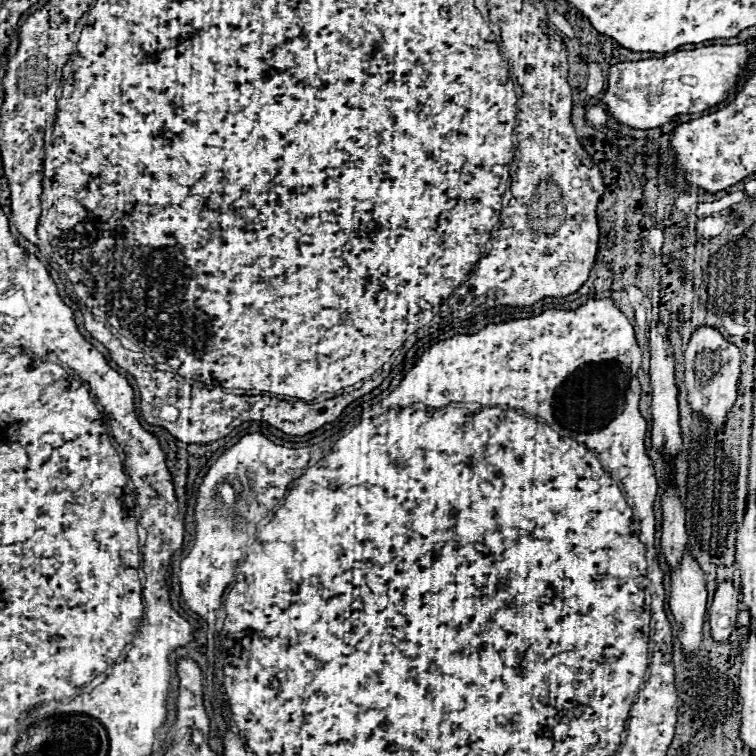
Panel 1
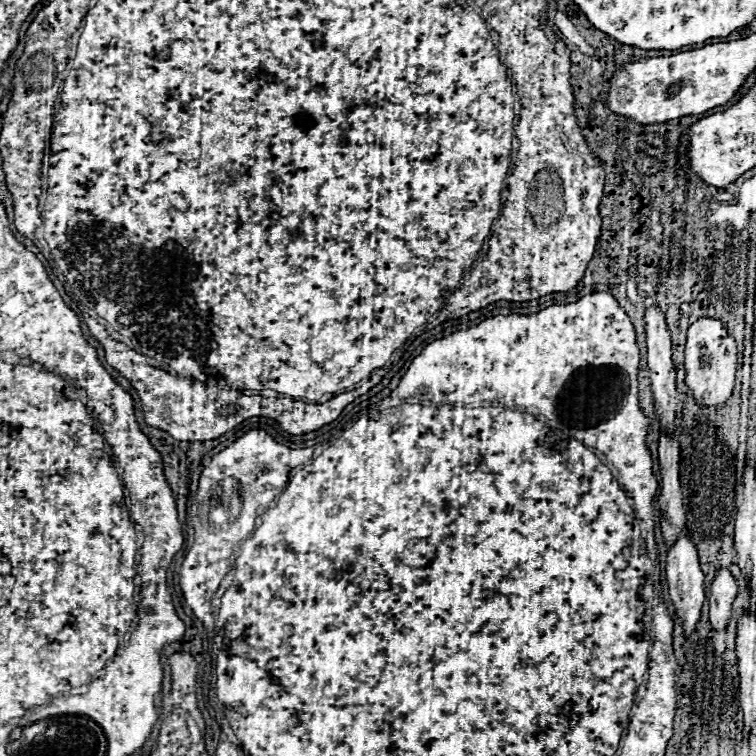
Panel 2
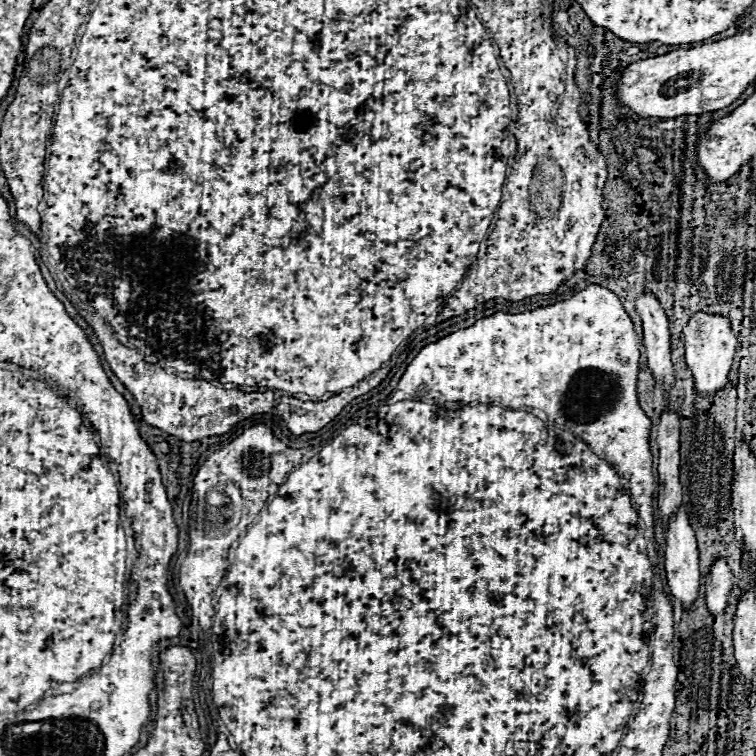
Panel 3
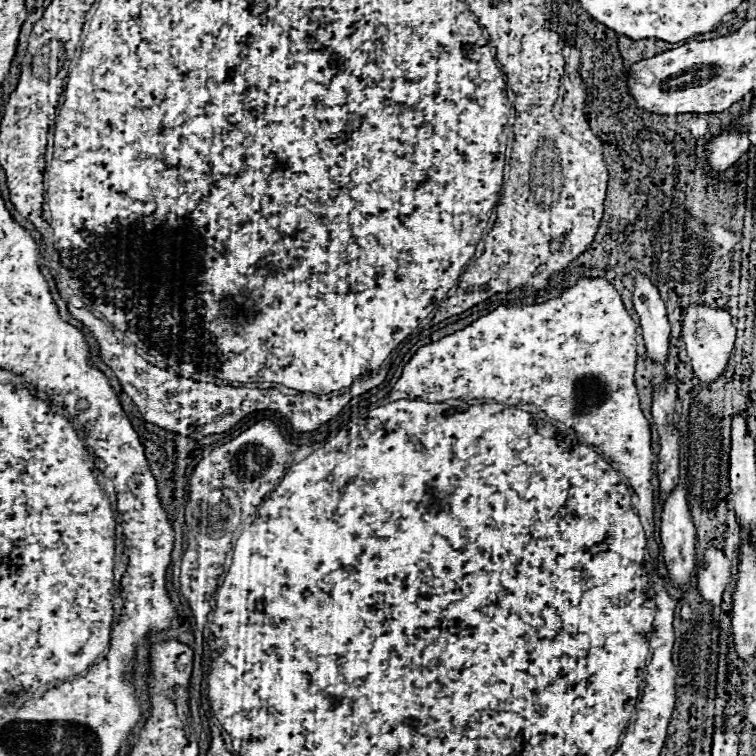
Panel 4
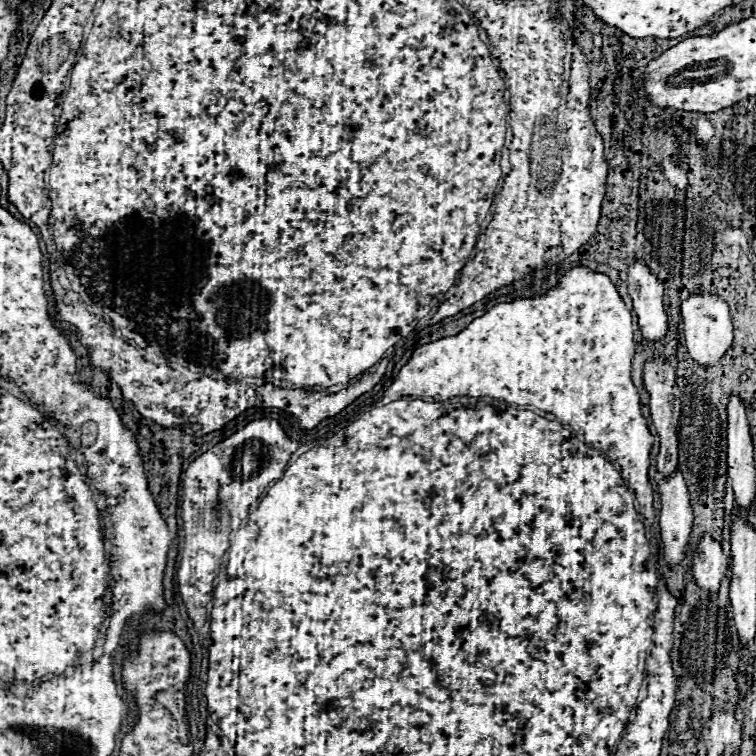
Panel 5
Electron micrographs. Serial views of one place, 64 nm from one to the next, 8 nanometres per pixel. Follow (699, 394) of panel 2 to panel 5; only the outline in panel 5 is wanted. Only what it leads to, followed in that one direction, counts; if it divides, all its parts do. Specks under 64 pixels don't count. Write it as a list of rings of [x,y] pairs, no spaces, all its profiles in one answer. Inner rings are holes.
[[[706,294],[690,296],[688,300],[682,302],[682,320],[684,320],[682,324],[684,340],[692,360],[698,362],[702,368],[716,366],[734,340],[734,326],[728,312],[728,304],[718,296],[706,296]]]

